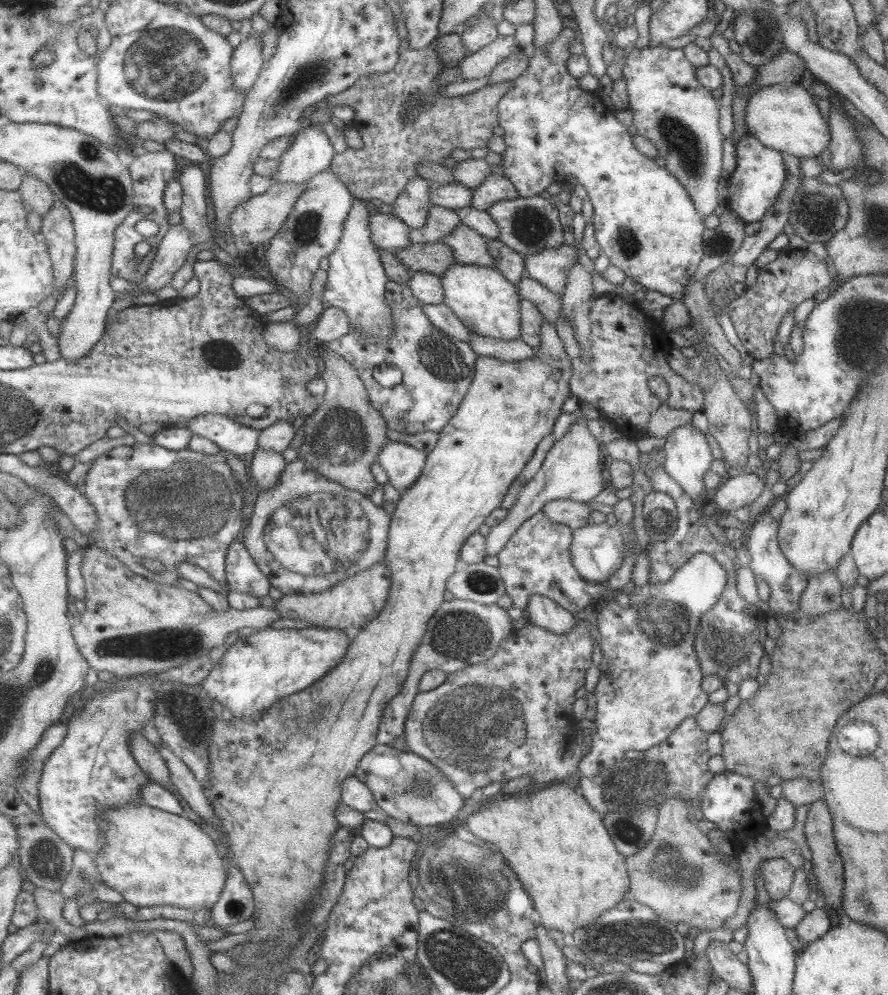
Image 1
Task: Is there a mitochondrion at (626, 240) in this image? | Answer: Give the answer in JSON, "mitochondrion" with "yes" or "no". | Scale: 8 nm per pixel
{"mitochondrion":"yes"}

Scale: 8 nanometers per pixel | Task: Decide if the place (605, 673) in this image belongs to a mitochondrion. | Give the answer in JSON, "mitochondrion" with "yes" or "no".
{"mitochondrion":"no"}

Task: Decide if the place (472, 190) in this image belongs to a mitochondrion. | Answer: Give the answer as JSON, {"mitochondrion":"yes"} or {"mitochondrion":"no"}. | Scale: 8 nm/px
{"mitochondrion":"no"}

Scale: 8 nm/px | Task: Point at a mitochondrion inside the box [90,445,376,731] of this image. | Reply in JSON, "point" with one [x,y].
{"point":[175,499]}

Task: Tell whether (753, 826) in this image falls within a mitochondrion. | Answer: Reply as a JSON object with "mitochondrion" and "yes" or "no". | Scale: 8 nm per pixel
{"mitochondrion":"no"}

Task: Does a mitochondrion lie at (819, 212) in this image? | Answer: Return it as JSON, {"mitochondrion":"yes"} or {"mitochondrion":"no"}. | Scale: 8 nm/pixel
{"mitochondrion":"yes"}

